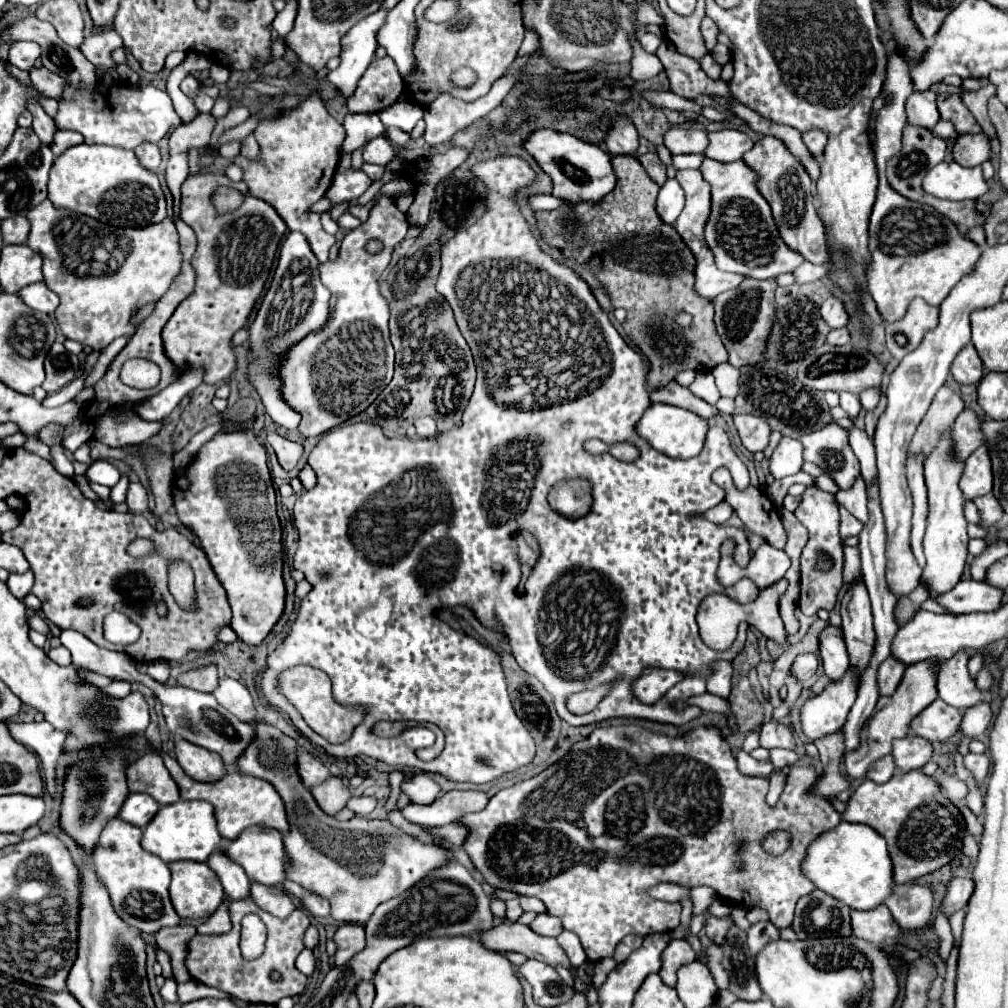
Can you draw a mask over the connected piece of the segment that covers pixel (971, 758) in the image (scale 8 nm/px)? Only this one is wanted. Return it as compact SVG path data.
M969 752L965 755L965 758L963 758L963 764L965 764L965 768L973 774L977 786L983 788L983 786L985 786L985 776L989 776L989 764L991 764L991 762L989 762L989 756Z

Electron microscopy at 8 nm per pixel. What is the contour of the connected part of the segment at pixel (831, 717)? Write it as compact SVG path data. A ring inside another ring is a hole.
M847 670L843 680L829 682L819 696L803 704L801 708L803 732L811 740L839 732L847 720L847 714L855 698L857 698L857 680L853 672Z

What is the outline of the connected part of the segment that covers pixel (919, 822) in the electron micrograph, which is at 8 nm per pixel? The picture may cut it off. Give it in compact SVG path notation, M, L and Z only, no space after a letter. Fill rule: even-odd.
M921 770L897 772L887 784L865 780L849 798L843 820L867 824L885 840L893 858L895 882L907 884L943 868L961 854L965 818L941 792L941 786Z

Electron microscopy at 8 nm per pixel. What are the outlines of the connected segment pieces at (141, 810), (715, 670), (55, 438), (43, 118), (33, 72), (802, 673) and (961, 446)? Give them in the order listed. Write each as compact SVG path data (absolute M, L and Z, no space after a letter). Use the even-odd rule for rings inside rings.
M129 794L121 812L119 812L119 818L133 824L133 826L143 828L153 820L157 810L159 810L159 804L151 796L147 796L147 794Z
M717 660L711 664L711 674L707 678L707 690L711 694L719 694L723 698L729 696L731 692L731 676L733 676L733 666L727 660Z
M49 424L49 426L45 426L45 428L41 430L39 438L41 438L47 446L59 444L61 438L63 438L63 426L59 426L59 424Z
M35 98L29 100L29 112L33 114L33 130L35 130L37 138L49 146L53 140L53 134L57 130L53 124L53 118L45 114L45 110L41 108L41 104Z
M45 66L41 68L31 68L29 70L29 78L31 82L37 86L37 90L43 96L51 96L55 100L61 100L61 92L63 92L63 80L59 74L53 74L51 70L47 70Z
M811 652L809 654L799 654L795 658L795 664L793 664L793 674L805 682L807 678L811 678L815 674L817 664L819 664L819 660L817 660L815 654L811 654Z
M965 408L961 416L957 418L953 430L951 430L951 440L953 440L953 452L957 460L967 460L967 456L981 444L985 444L985 434L981 432L981 420L975 410Z

